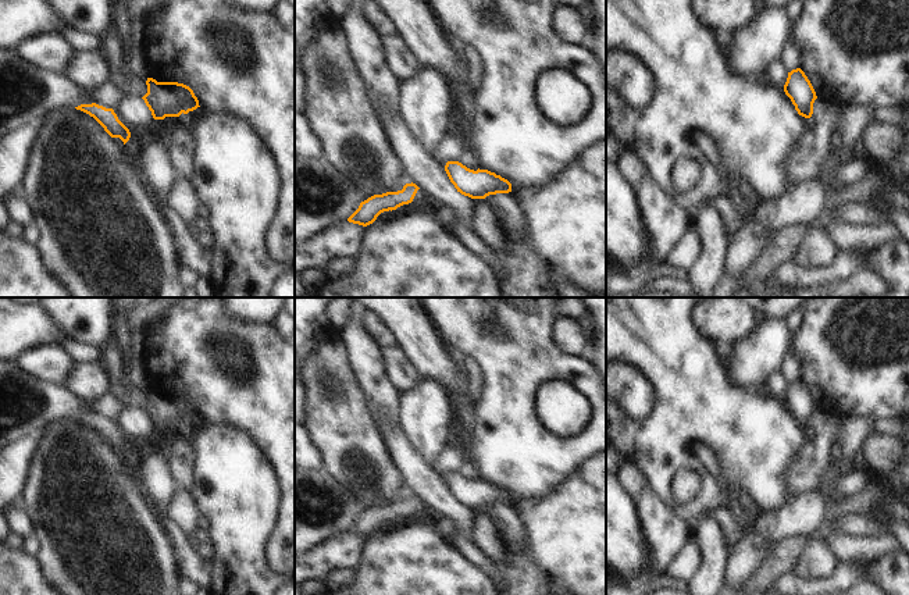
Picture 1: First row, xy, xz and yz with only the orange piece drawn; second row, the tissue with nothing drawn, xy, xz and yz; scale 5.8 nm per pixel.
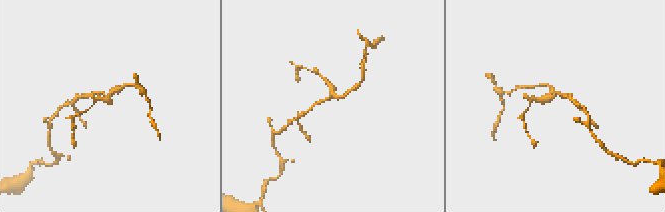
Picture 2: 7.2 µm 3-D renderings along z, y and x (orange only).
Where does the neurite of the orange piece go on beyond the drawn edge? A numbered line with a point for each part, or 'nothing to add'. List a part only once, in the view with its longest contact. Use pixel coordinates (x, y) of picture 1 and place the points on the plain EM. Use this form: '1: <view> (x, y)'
nothing to add

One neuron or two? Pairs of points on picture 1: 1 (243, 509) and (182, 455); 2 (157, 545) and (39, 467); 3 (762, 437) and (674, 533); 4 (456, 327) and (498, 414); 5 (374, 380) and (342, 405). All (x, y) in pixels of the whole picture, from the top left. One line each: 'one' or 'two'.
1: two
2: one
3: two
4: one
5: two

